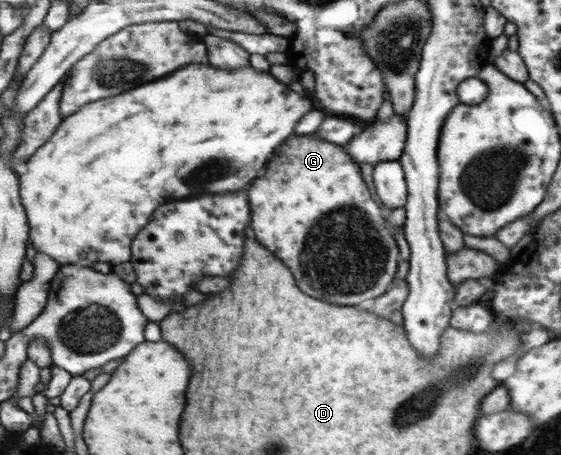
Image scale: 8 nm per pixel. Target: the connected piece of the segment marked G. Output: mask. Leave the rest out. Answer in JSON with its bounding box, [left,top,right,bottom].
[249,136,398,306]

